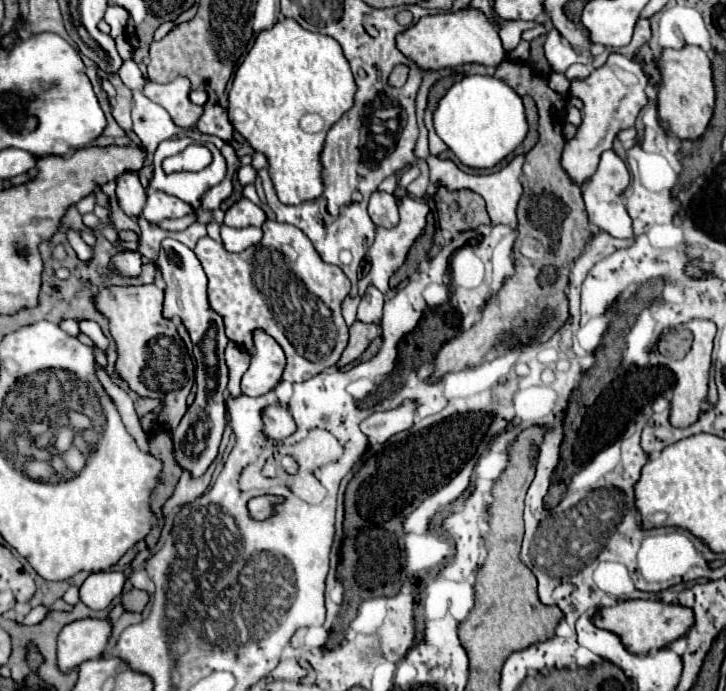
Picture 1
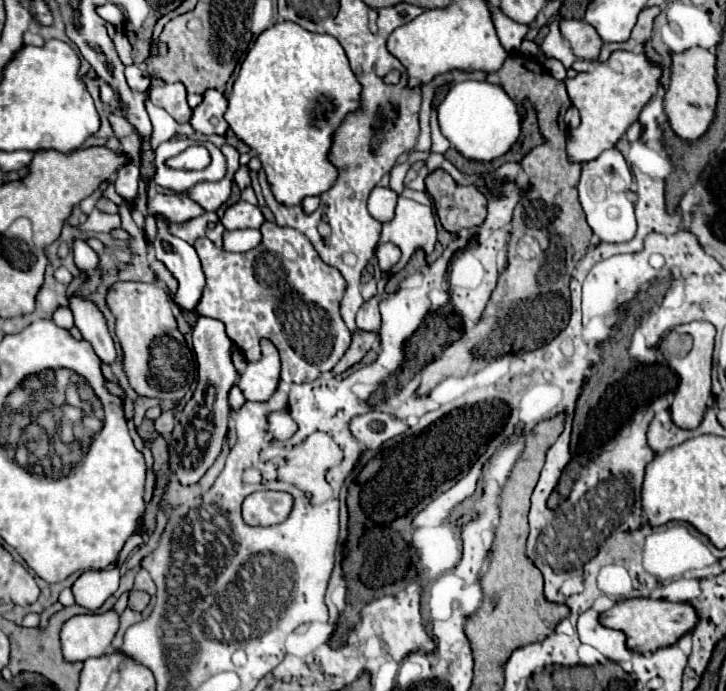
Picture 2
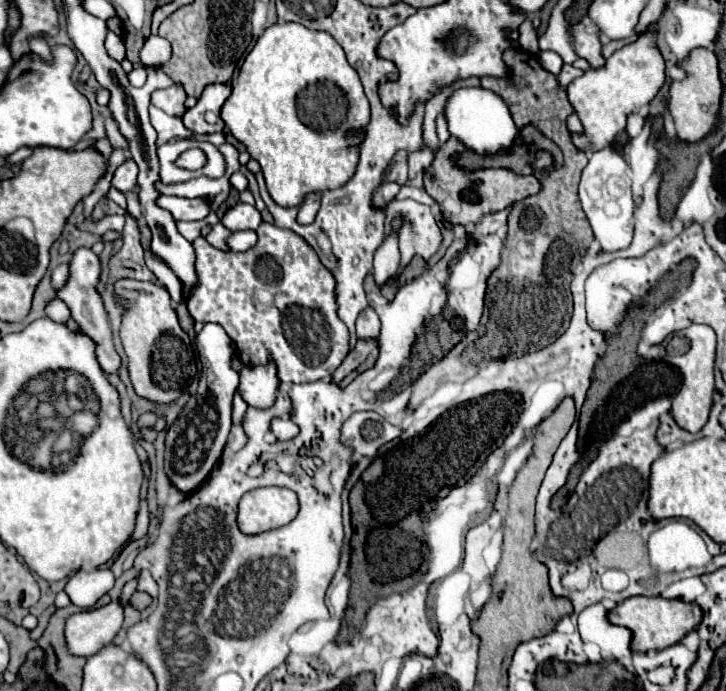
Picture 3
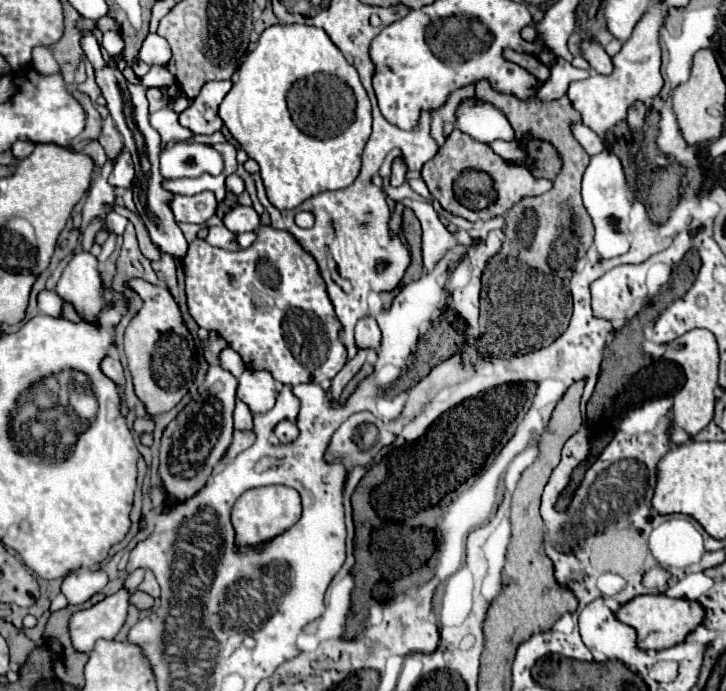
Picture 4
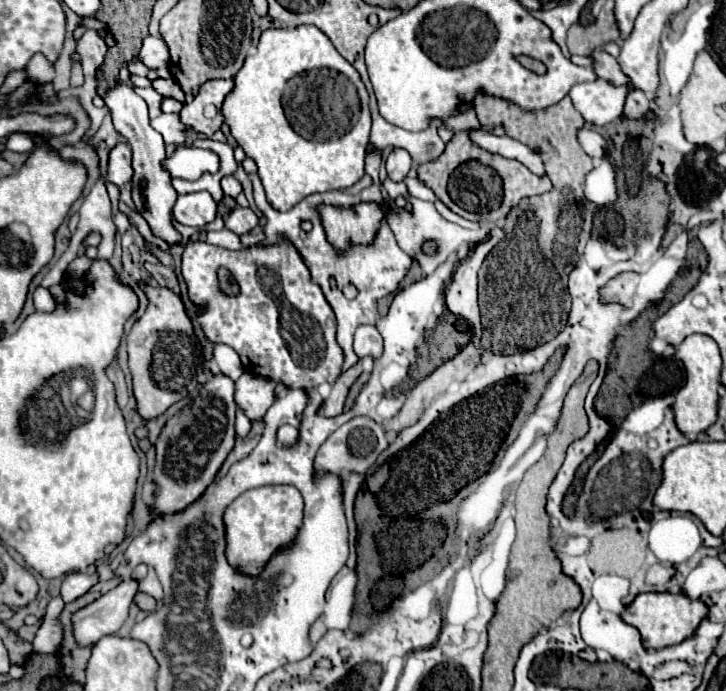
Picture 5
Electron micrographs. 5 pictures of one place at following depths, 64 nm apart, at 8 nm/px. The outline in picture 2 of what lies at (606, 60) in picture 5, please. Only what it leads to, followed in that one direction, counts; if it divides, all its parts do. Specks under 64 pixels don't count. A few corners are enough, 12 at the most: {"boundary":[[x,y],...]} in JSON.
{"boundary":[[562,20],[562,36],[582,60],[598,60],[602,40],[580,20]]}

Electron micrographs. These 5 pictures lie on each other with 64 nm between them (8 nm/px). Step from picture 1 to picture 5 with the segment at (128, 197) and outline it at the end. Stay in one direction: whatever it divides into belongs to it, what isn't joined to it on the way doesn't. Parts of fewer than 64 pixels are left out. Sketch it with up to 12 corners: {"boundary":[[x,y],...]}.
{"boundary":[[118,142],[108,154],[106,180],[132,178],[132,150]]}

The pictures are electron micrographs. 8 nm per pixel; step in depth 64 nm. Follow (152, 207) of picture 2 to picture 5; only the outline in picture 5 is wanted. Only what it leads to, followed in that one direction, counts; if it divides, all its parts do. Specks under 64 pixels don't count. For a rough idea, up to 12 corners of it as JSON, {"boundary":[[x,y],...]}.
{"boundary":[[208,192],[178,196],[172,216],[204,228],[216,218]]}

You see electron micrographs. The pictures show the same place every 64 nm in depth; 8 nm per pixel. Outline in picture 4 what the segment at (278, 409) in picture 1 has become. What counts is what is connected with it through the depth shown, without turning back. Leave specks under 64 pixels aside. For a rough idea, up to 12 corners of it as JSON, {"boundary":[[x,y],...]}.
{"boundary":[[282,422],[274,428],[282,444],[296,440],[296,424]]}

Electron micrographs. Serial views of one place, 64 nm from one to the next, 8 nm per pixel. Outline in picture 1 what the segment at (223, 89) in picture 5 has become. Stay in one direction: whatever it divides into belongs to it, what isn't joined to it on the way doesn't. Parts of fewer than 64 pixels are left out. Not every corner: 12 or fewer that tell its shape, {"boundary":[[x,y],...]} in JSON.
{"boundary":[[208,90],[196,128],[202,134],[216,134],[224,142],[232,138],[232,124],[226,108]]}

